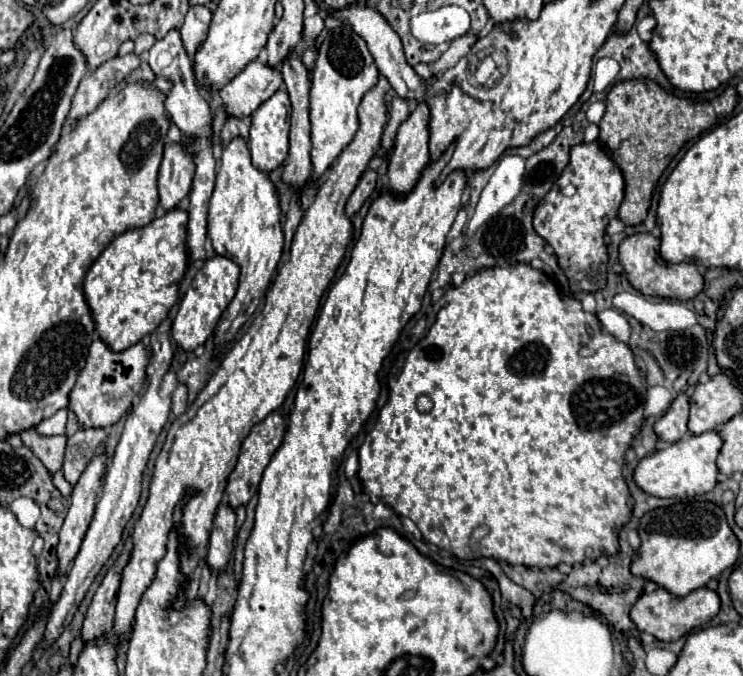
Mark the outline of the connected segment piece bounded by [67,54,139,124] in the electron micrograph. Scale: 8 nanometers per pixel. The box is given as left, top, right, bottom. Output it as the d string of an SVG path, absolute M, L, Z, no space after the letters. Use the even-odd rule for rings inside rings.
M127 54L127 56L115 56L113 60L107 60L101 66L97 66L95 70L89 70L79 82L79 88L73 96L71 110L67 114L67 124L73 124L75 120L93 112L99 106L99 102L107 98L107 94L119 82L123 82L137 66L139 56Z

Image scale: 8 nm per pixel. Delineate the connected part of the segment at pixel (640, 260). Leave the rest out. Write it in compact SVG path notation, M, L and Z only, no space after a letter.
M633 234L621 242L619 262L625 268L627 280L645 296L659 296L659 298L671 298L681 302L695 298L705 286L705 278L699 272L699 268L693 262L679 262L679 264L665 262L659 256L659 246L661 240L655 238L653 234Z

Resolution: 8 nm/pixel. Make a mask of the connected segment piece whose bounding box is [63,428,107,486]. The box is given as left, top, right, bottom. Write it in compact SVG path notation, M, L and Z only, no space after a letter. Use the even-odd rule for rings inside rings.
M79 430L75 436L71 436L67 440L67 448L65 448L65 462L63 462L63 476L65 480L75 486L81 472L85 470L85 466L89 464L89 460L95 456L95 452L99 450L99 446L103 444L103 440L107 438L105 430Z

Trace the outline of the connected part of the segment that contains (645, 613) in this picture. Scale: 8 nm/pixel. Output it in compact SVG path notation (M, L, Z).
M707 586L693 590L687 596L675 596L675 594L667 592L665 588L657 588L649 594L643 594L635 602L635 606L631 608L631 620L635 622L639 632L647 632L663 642L673 642L673 640L679 640L681 636L693 632L695 628L701 628L703 624L707 624L719 612L719 608L721 608L719 594Z

